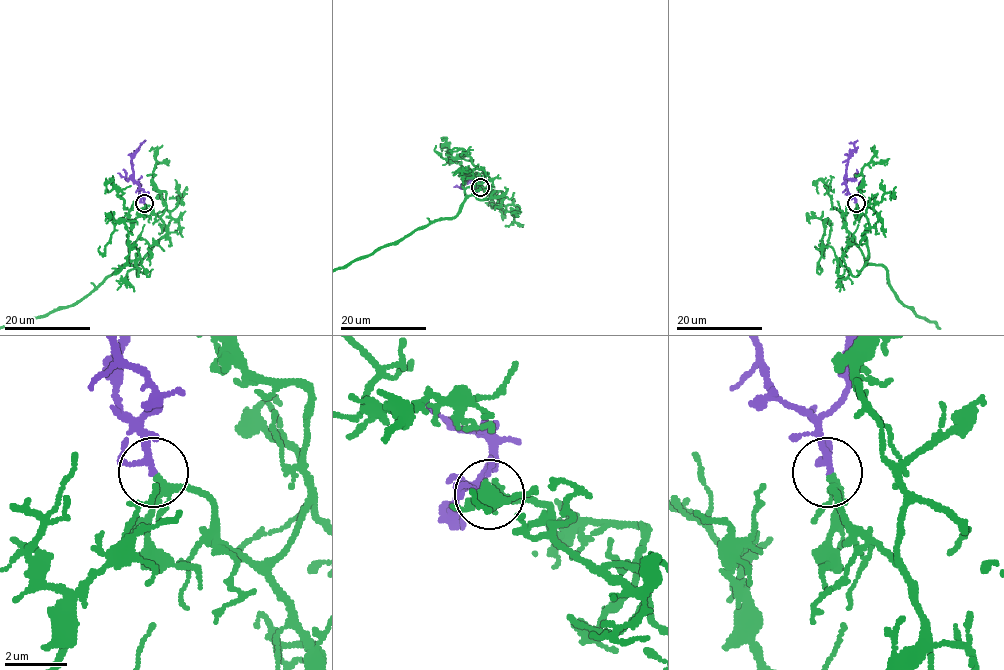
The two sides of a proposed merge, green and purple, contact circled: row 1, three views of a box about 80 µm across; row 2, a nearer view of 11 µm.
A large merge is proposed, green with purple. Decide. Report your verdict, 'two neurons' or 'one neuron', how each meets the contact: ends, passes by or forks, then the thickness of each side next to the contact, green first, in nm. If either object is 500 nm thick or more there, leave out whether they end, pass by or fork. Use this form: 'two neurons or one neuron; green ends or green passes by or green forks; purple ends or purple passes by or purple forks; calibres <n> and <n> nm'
one neuron; green forks; purple passes by; calibres 180 and 150 nm

